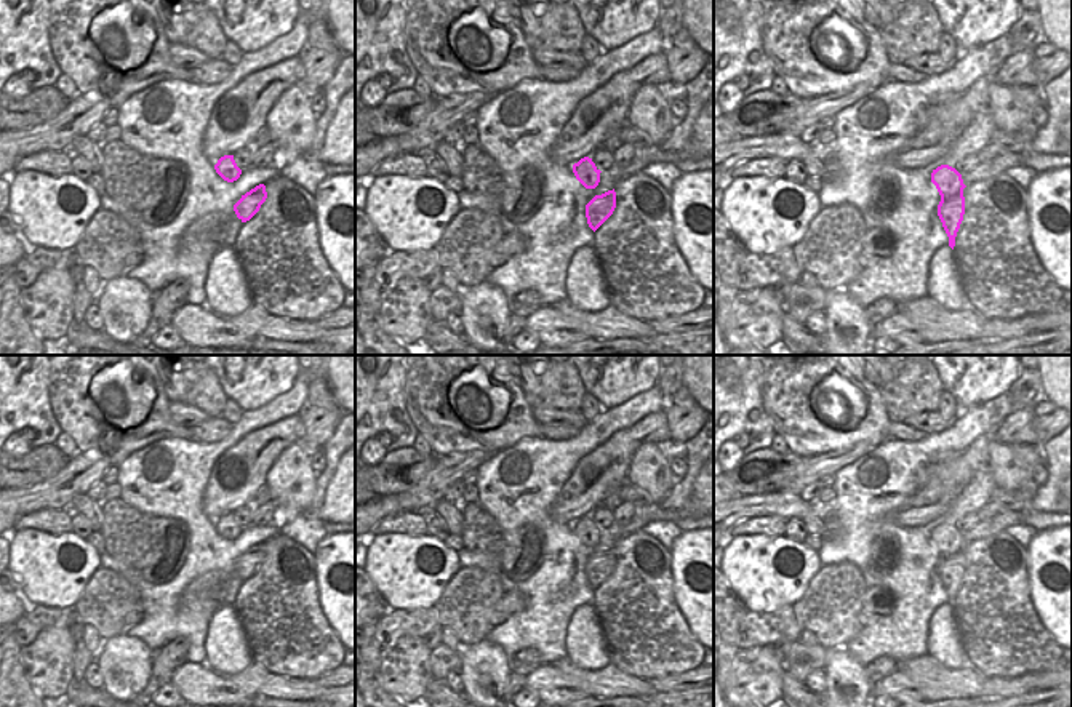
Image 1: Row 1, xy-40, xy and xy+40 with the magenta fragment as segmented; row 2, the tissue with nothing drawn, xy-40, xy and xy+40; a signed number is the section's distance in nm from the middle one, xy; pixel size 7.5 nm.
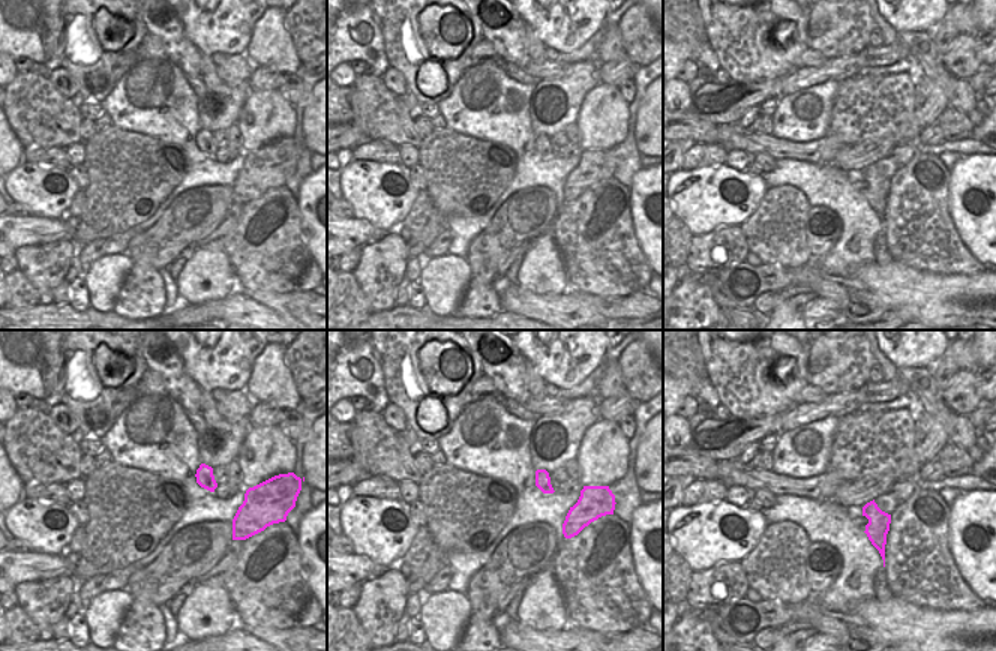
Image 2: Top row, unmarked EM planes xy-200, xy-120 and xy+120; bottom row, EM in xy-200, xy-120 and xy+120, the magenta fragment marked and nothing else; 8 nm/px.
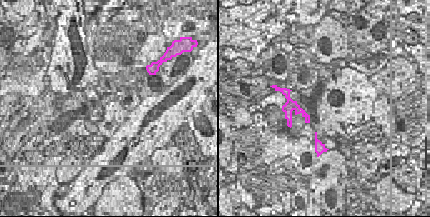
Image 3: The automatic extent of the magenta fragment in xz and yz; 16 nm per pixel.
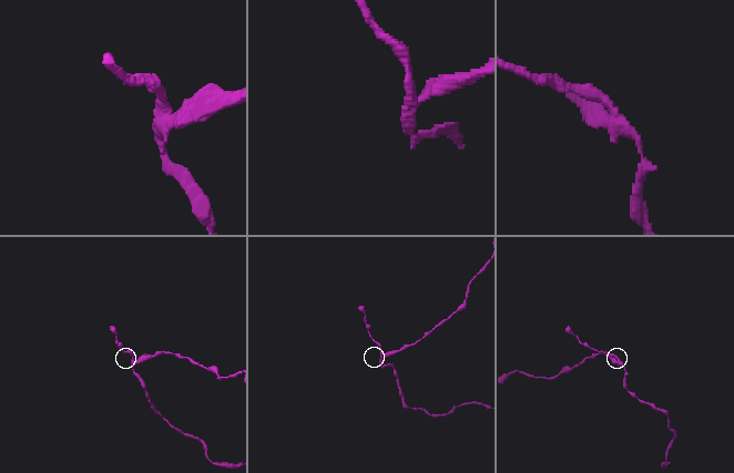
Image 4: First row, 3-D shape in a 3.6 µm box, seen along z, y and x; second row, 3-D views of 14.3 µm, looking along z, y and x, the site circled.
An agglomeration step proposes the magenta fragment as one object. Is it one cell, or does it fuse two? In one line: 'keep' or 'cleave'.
cleave

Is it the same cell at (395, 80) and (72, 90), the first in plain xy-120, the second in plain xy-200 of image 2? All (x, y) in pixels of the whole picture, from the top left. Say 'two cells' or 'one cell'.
one cell

